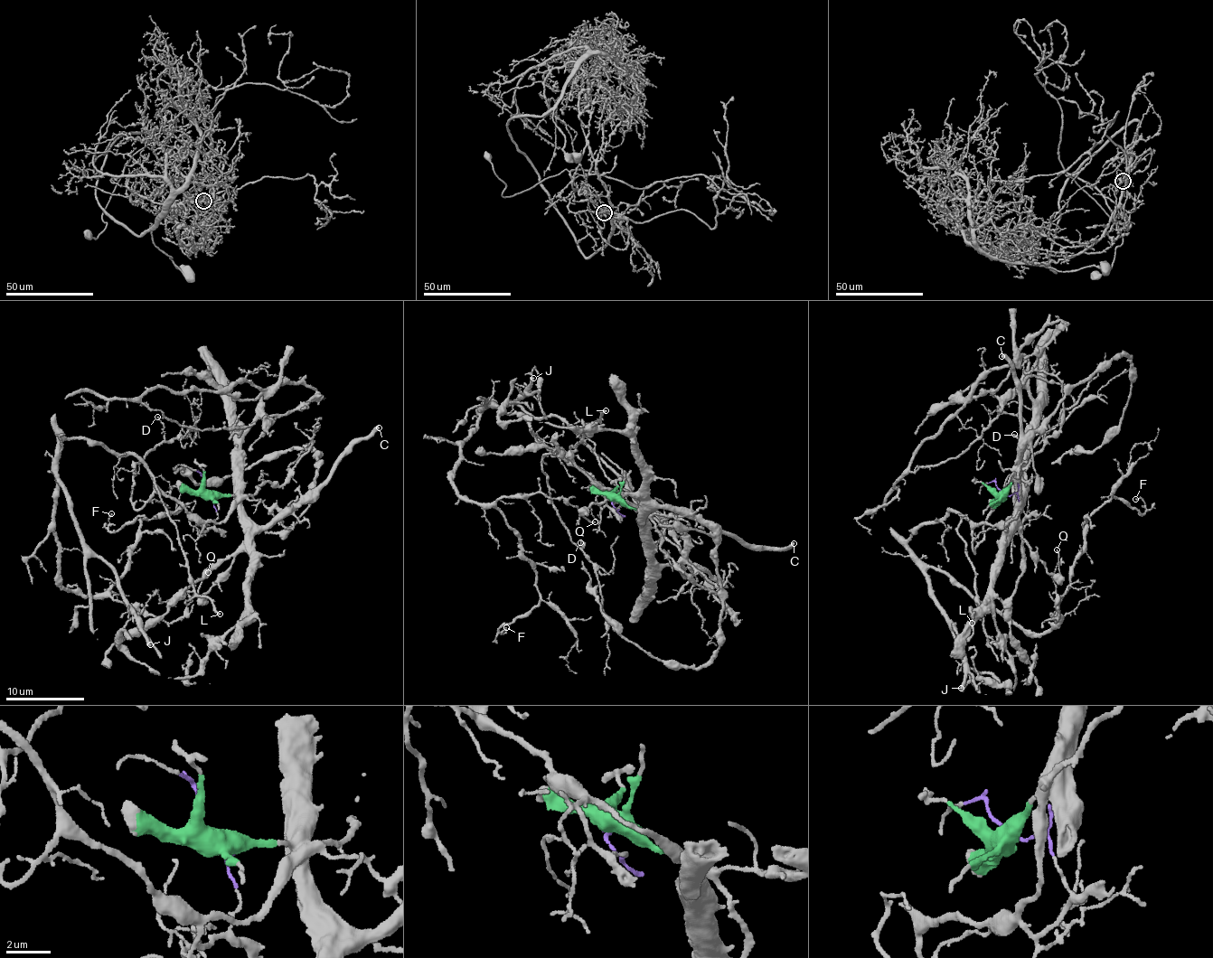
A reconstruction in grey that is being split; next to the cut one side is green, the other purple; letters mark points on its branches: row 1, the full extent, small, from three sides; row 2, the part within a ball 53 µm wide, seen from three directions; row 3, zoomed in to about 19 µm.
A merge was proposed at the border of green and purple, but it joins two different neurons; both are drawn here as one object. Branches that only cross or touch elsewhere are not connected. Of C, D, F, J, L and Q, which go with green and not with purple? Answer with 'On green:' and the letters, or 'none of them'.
On green: C, Q

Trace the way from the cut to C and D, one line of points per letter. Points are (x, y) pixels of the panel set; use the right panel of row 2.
C: (1004, 493), (1002, 488), (1015, 481), (1021, 496), (1014, 464), (1021, 427), (1012, 366), (1001, 355)
D: (1004, 493), (1015, 493), (1025, 516), (1010, 529), (980, 524), (973, 547), (1029, 452), (1013, 434)

